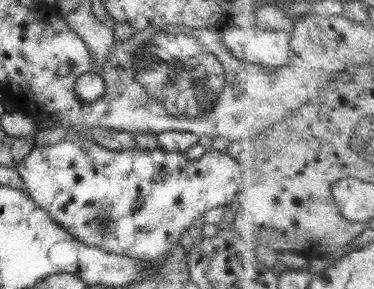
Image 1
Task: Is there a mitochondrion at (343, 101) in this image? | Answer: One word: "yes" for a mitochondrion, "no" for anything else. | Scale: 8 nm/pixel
no

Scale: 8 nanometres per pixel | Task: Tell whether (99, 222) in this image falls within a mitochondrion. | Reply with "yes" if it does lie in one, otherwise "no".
yes

